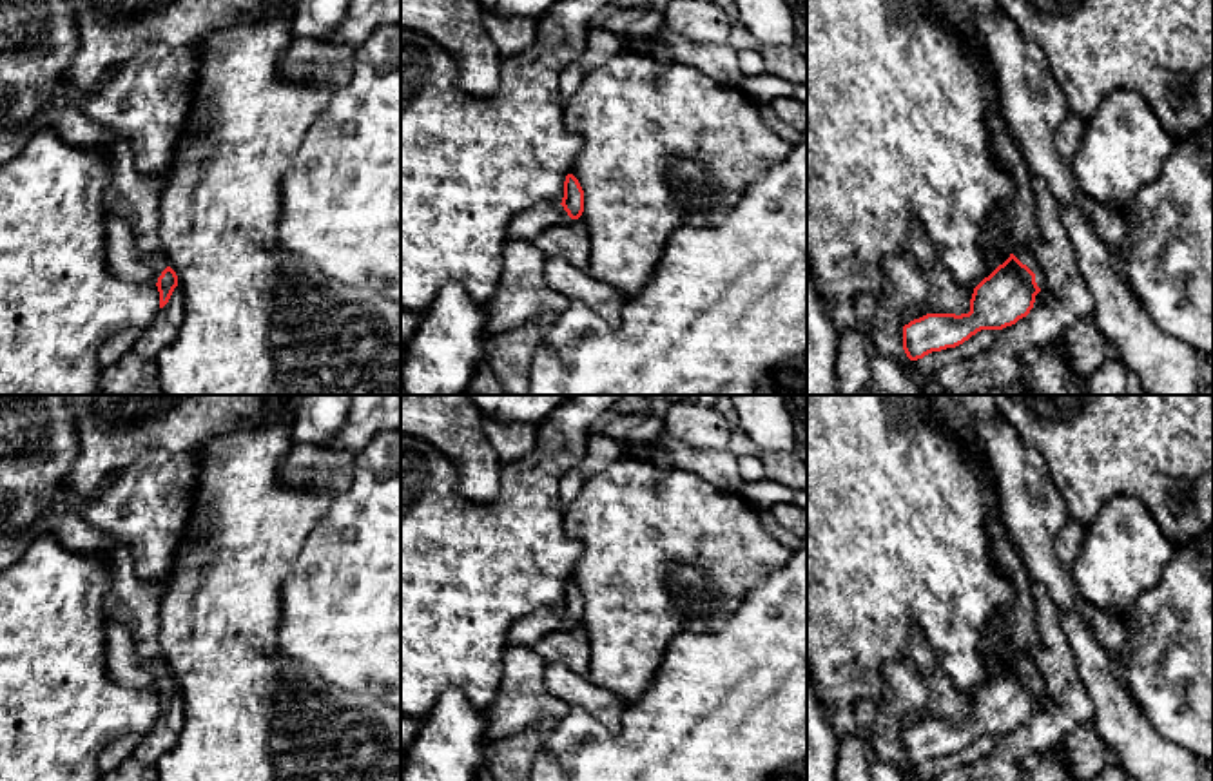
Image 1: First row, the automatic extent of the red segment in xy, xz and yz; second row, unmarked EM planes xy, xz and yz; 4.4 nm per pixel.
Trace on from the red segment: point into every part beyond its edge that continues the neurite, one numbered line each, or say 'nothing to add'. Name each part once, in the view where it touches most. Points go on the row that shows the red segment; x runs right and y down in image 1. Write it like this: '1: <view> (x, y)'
1: yz (1025, 256)

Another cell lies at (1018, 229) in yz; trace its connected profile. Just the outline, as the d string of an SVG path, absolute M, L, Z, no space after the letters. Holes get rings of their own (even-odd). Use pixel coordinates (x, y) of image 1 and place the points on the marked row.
M1001 105L990 109L990 149L999 167L1015 183L1015 196L1001 207L1001 223L988 221L981 237L981 248L986 257L997 254L1006 245L1014 254L1015 248L1033 248L1041 243L1041 228L1035 221L1035 201L1032 188L1032 172L1021 152Z

